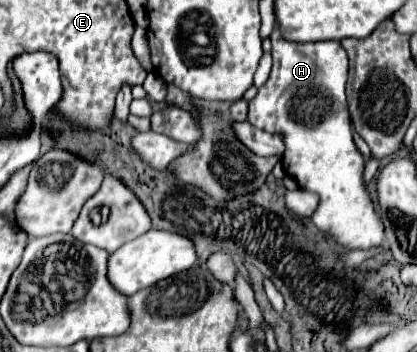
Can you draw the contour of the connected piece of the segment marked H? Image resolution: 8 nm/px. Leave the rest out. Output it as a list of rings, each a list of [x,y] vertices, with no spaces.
[[[274,27],[272,35],[272,73],[268,81],[258,89],[256,97],[250,101],[248,109],[248,123],[256,129],[268,131],[268,133],[282,133],[286,143],[286,153],[282,157],[284,169],[288,175],[294,175],[298,185],[306,191],[314,191],[320,195],[320,207],[312,215],[312,223],[324,231],[330,233],[342,247],[356,251],[356,249],[368,249],[382,245],[384,229],[380,223],[380,217],[374,211],[374,205],[370,201],[370,195],[366,191],[366,185],[362,181],[364,171],[364,157],[358,153],[354,141],[352,141],[352,121],[348,113],[348,101],[346,101],[346,77],[348,77],[348,57],[342,49],[340,41],[316,41],[316,43],[290,43],[282,39],[278,33],[278,27]]]

